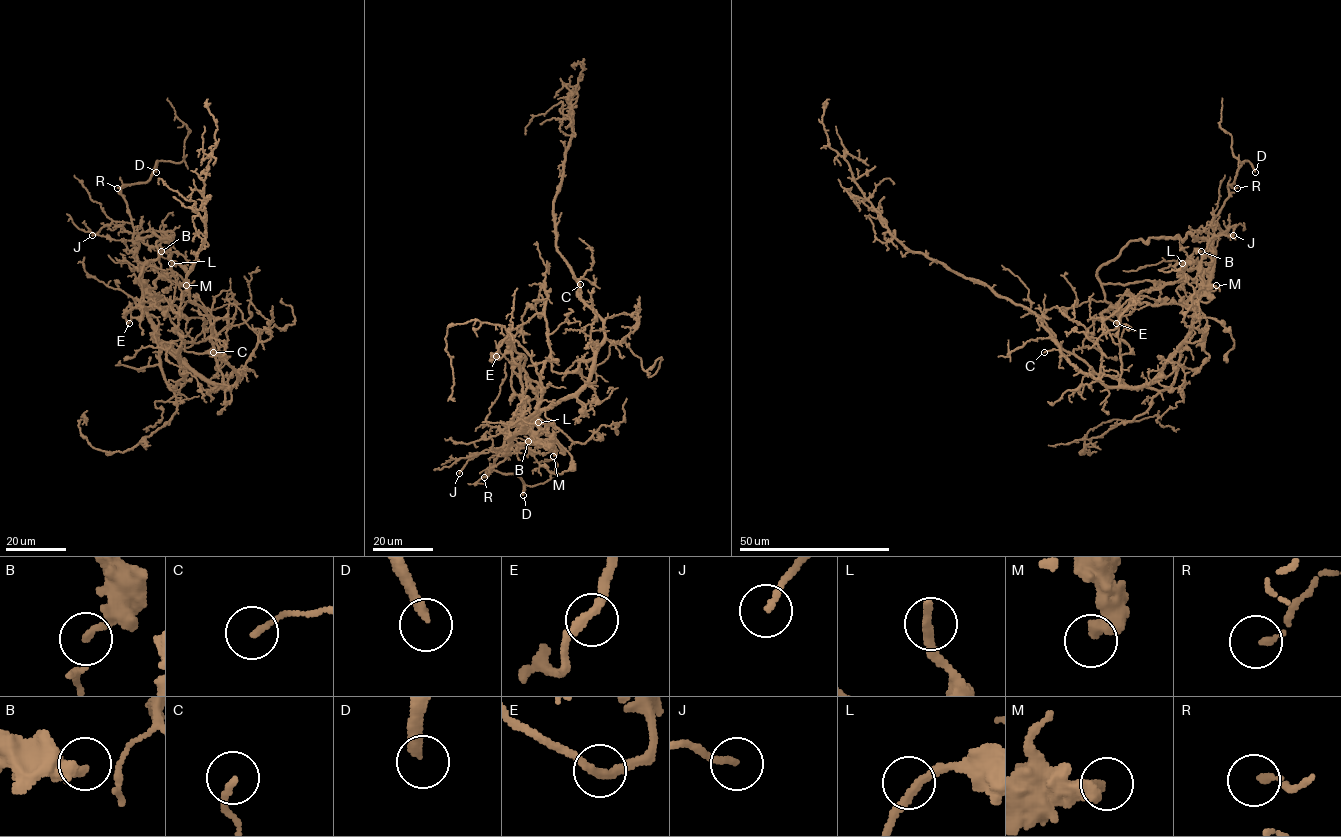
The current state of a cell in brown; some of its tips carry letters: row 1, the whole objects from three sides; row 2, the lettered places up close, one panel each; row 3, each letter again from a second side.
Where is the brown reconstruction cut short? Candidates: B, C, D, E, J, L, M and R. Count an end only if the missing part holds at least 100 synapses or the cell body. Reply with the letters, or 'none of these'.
D

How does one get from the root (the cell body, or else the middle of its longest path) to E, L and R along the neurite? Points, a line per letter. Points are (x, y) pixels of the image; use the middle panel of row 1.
E: (596, 349), (591, 378), (510, 435), (501, 431), (522, 421), (522, 385), (503, 354), (493, 360), (496, 356)
L: (596, 349), (591, 377), (512, 435), (508, 449), (508, 439), (527, 427), (539, 435), (538, 422)
R: (596, 349), (591, 377), (512, 435), (509, 450), (503, 454), (500, 448), (488, 468), (494, 469), (484, 477)

